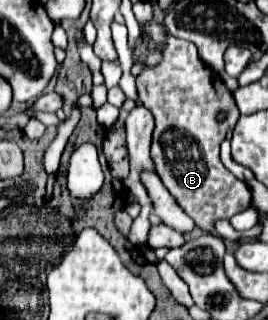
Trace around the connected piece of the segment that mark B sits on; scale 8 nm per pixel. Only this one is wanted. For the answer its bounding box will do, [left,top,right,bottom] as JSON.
[138,22,252,232]

